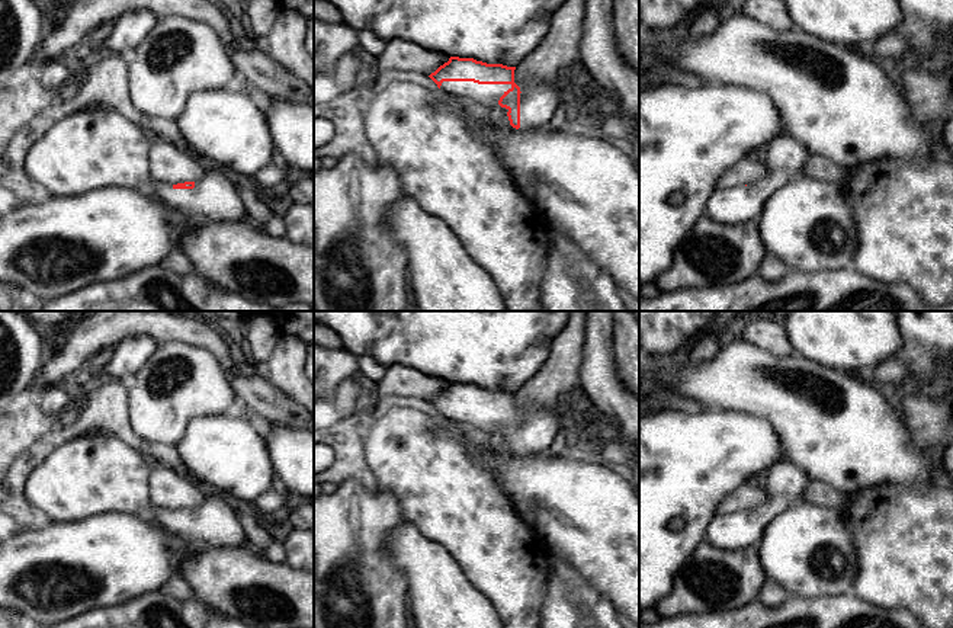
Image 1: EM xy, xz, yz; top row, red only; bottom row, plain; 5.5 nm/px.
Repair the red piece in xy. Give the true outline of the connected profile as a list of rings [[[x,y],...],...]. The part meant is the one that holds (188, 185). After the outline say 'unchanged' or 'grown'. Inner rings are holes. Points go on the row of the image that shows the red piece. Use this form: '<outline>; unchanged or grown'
[[[206,163],[199,180],[177,185],[153,182],[148,190],[184,218],[243,225],[248,215],[235,183],[230,172]]]; grown

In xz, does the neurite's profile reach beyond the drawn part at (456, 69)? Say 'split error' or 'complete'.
split error

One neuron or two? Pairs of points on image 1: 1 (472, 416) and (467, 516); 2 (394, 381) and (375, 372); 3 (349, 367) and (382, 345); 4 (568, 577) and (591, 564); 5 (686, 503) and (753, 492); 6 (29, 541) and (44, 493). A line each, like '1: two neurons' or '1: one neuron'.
1: two neurons
2: two neurons
3: two neurons
4: two neurons
5: two neurons
6: two neurons

